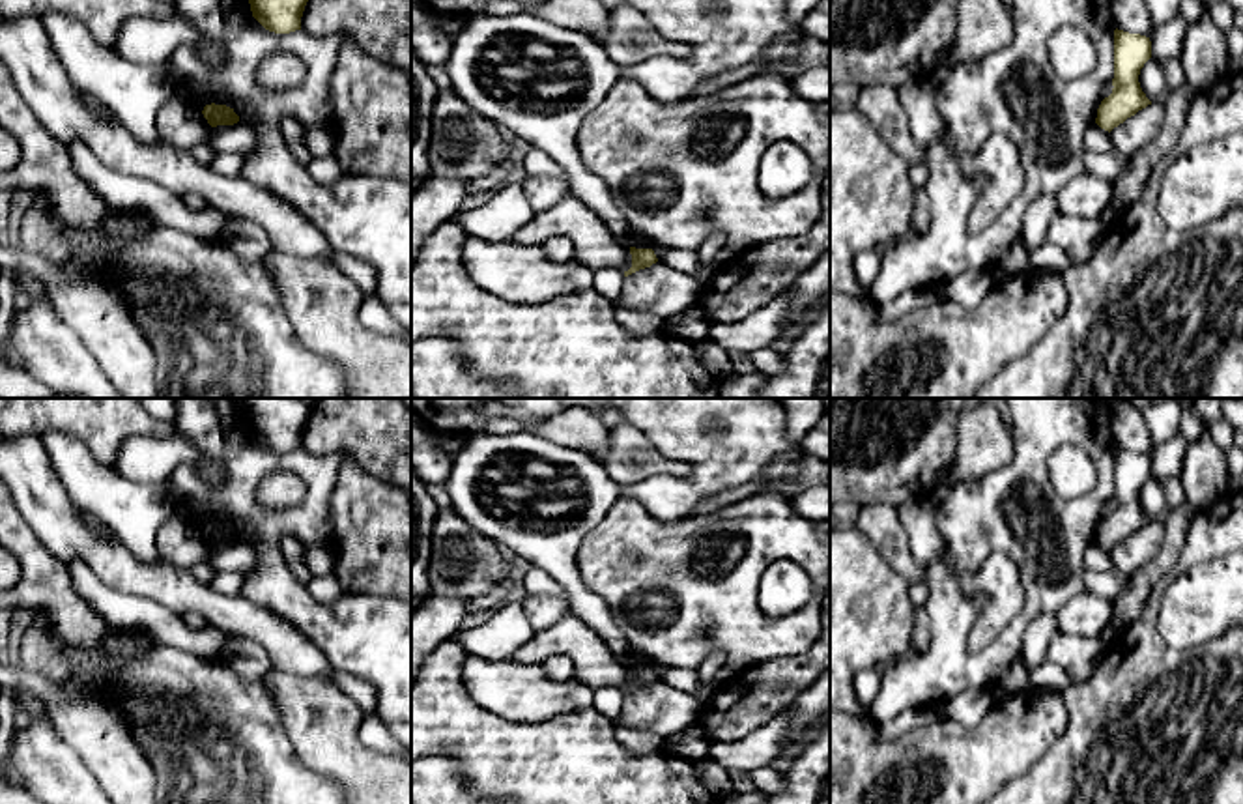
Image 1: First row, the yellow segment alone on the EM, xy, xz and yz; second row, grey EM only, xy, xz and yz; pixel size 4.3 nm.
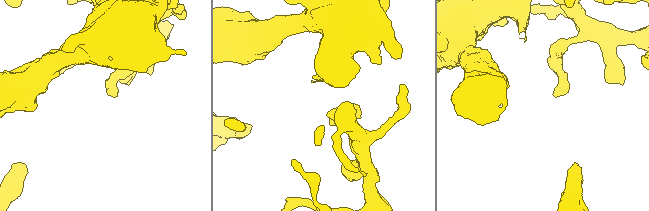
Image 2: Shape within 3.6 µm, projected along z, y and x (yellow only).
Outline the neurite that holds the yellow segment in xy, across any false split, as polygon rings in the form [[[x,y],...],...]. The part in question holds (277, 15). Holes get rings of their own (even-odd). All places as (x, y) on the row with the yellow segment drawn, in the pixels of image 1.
[[[249,0],[252,17],[275,34],[301,30],[307,2],[308,0]]]

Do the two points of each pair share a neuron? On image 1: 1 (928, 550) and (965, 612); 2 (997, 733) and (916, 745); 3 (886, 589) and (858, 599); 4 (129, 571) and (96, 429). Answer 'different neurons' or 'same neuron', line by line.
1: different neurons
2: same neuron
3: same neuron
4: different neurons

